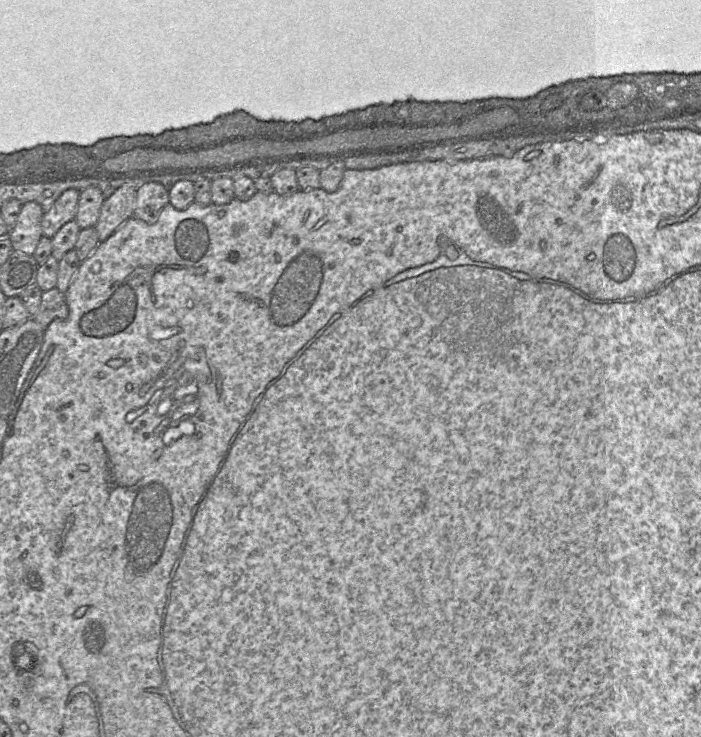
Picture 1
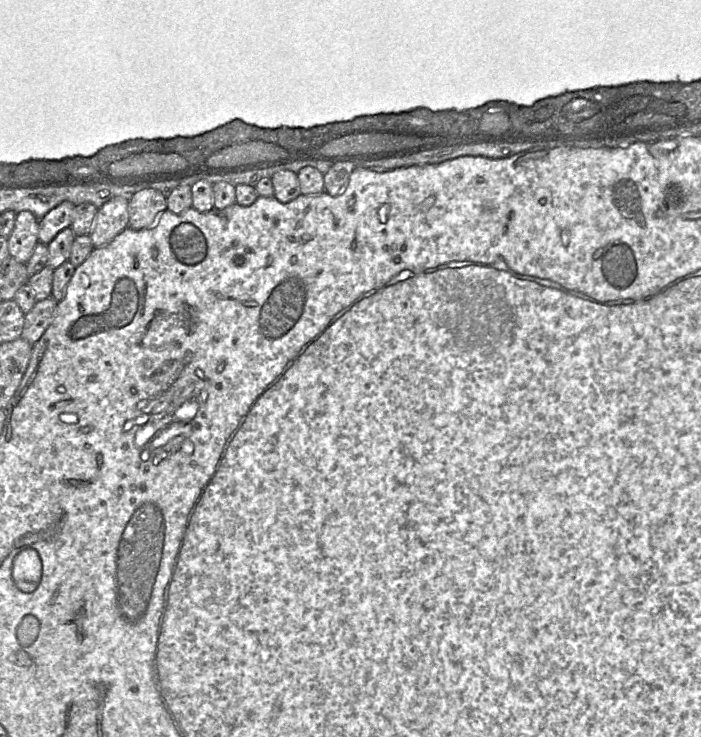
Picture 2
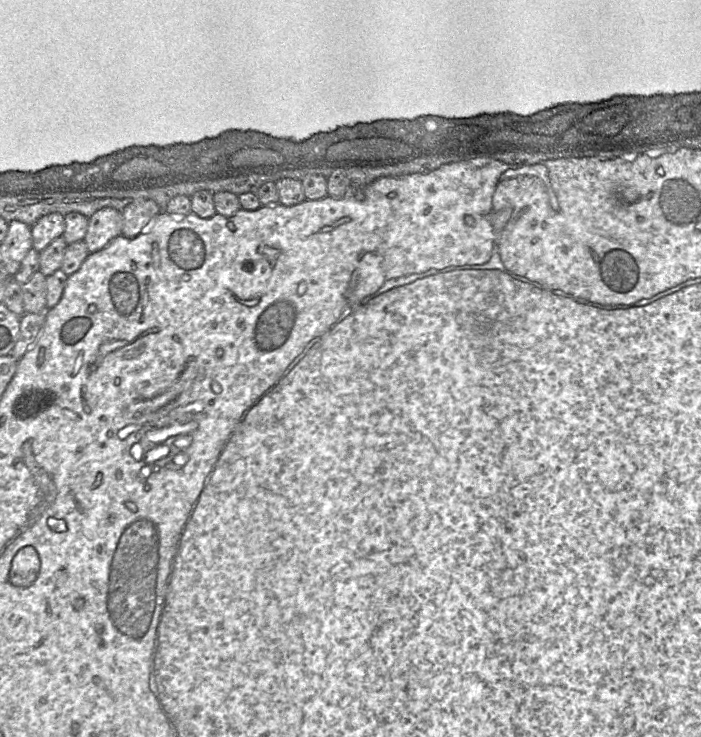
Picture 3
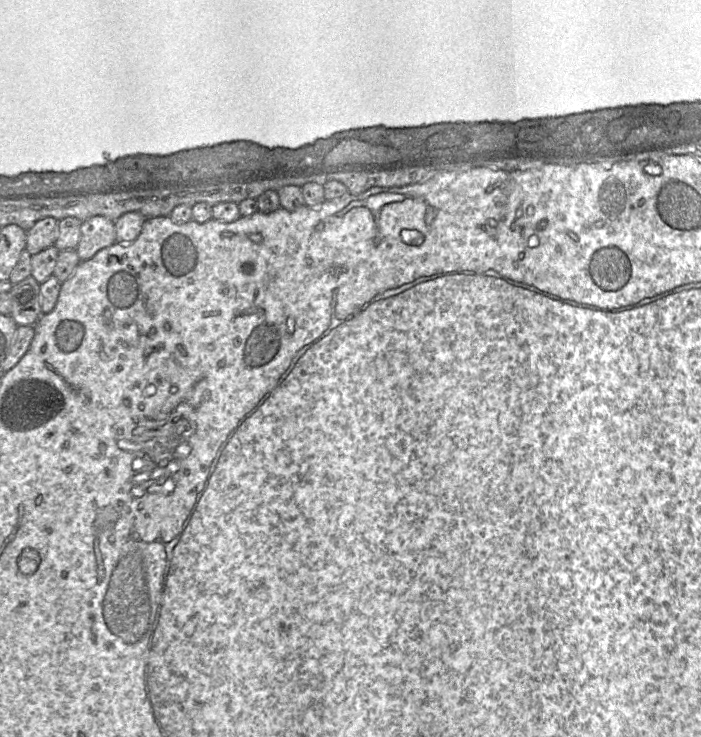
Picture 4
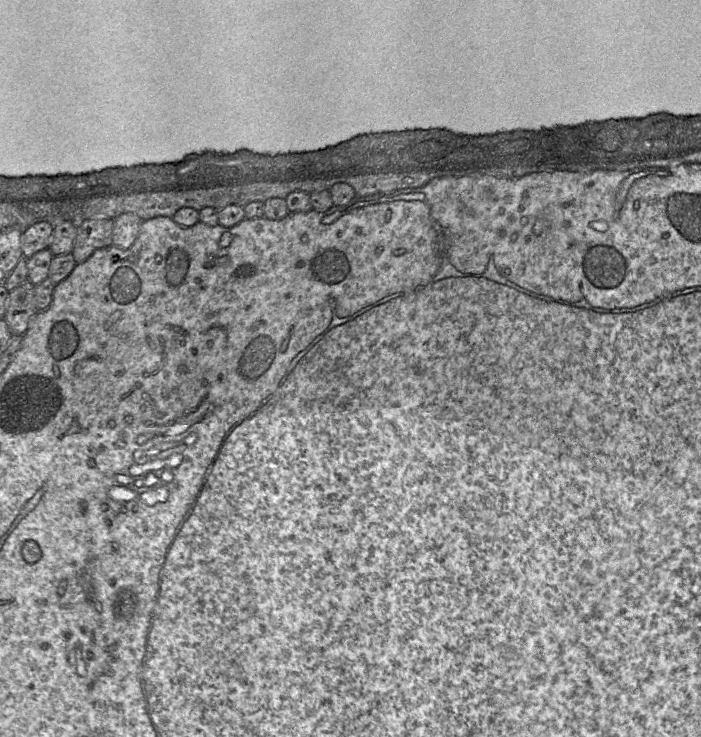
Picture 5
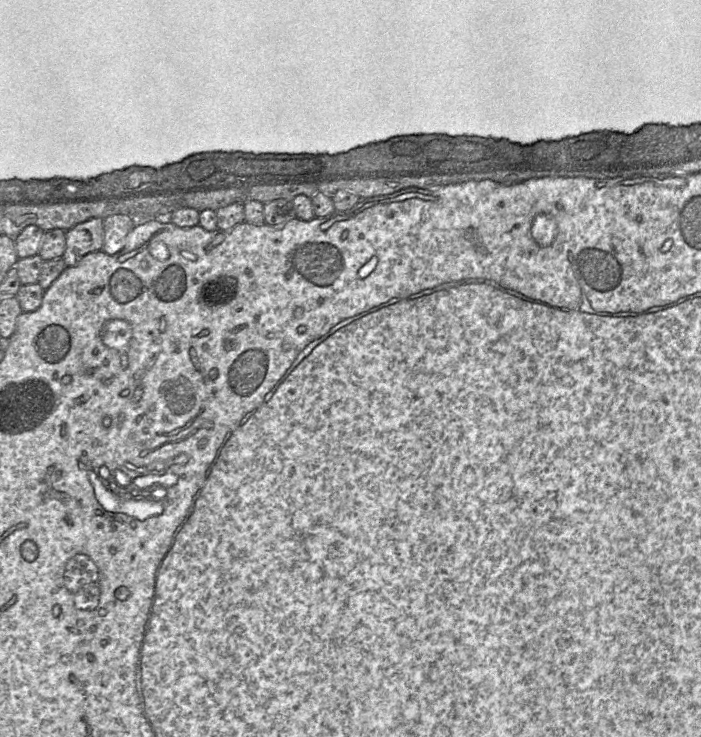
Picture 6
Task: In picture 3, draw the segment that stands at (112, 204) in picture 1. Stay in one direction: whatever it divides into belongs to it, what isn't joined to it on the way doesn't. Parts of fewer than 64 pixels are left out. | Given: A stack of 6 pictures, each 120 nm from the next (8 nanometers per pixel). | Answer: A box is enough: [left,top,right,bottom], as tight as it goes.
[83,208,123,253]

